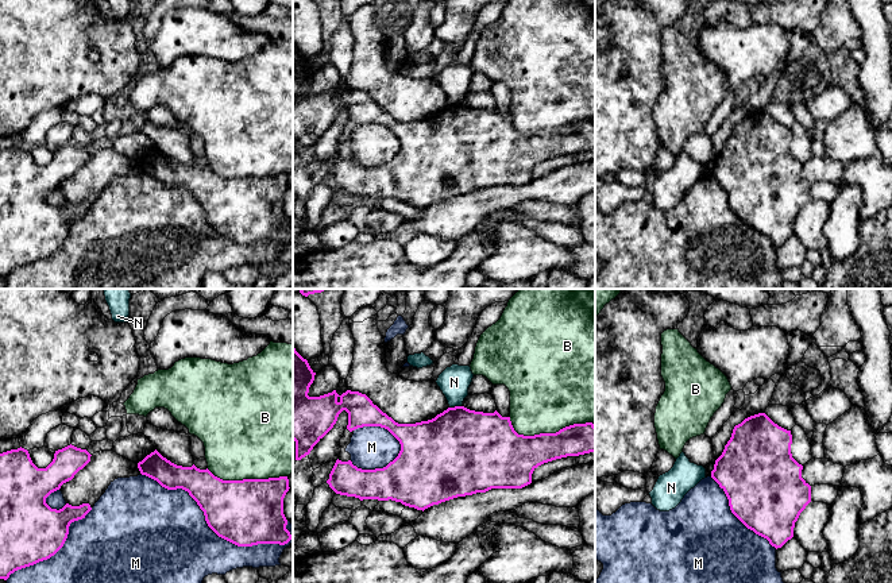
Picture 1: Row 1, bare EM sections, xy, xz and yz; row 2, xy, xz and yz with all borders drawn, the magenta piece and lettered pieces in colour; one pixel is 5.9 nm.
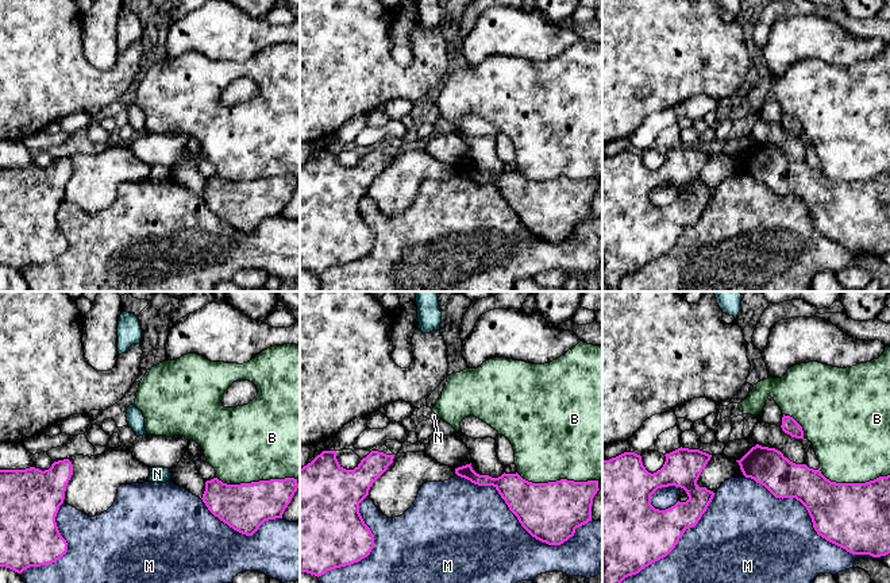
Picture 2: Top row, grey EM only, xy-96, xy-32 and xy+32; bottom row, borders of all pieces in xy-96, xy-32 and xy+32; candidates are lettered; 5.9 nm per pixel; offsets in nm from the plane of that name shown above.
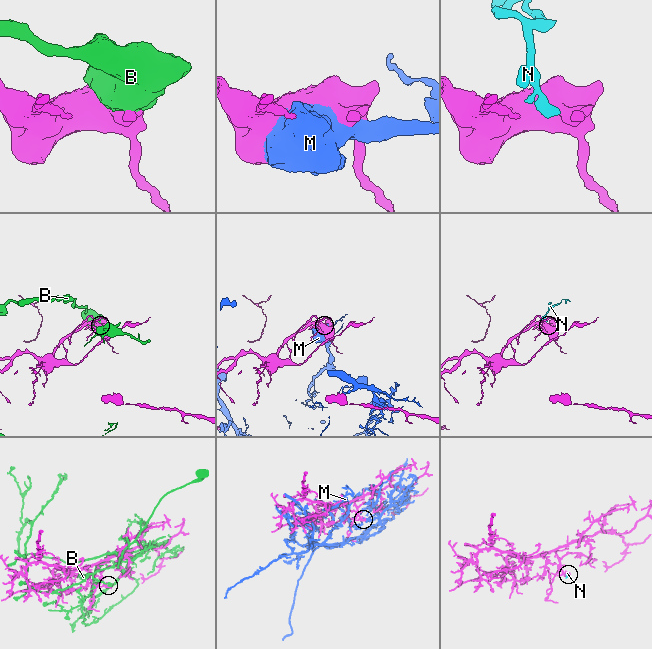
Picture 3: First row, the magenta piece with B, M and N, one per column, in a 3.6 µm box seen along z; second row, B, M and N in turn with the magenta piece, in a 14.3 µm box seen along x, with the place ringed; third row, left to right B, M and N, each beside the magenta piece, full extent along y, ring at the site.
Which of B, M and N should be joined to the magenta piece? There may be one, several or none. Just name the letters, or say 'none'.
none

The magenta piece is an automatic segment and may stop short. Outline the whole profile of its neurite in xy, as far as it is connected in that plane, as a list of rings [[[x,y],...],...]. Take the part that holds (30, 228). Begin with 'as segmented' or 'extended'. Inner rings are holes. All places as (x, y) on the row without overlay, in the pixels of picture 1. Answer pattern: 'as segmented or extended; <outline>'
as segmented; [[[67,143],[55,148],[46,166],[38,166],[27,147],[18,146],[0,151],[0,277],[7,278],[18,267],[54,254],[65,242],[72,220],[85,216],[89,201],[51,206],[46,196],[74,175],[90,159],[86,147]]]

